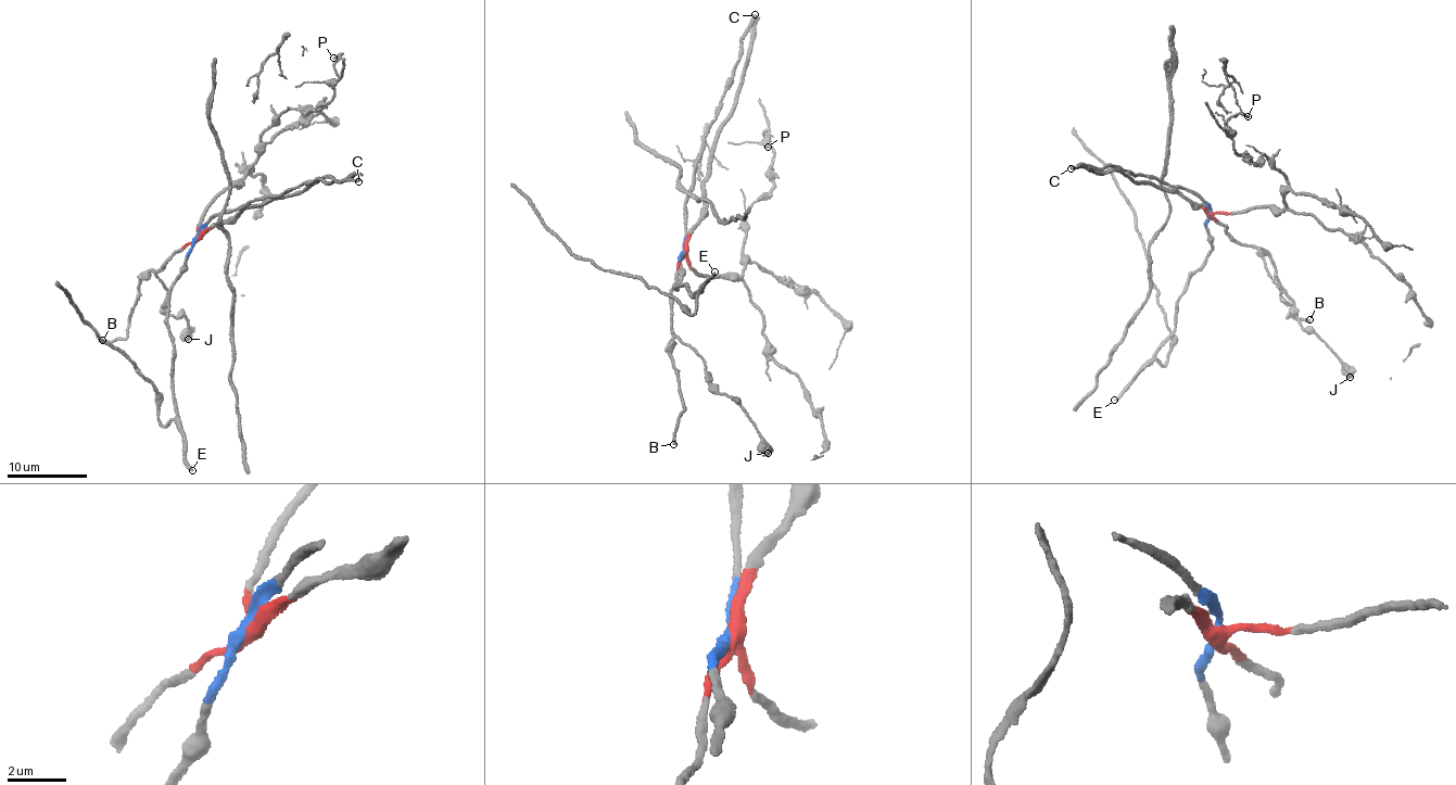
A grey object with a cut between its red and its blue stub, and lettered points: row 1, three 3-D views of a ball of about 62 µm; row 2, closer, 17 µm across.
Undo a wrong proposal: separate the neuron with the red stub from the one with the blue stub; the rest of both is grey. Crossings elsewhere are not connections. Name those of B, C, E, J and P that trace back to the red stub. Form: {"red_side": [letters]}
{"red_side": ["B", "J", "P"]}

